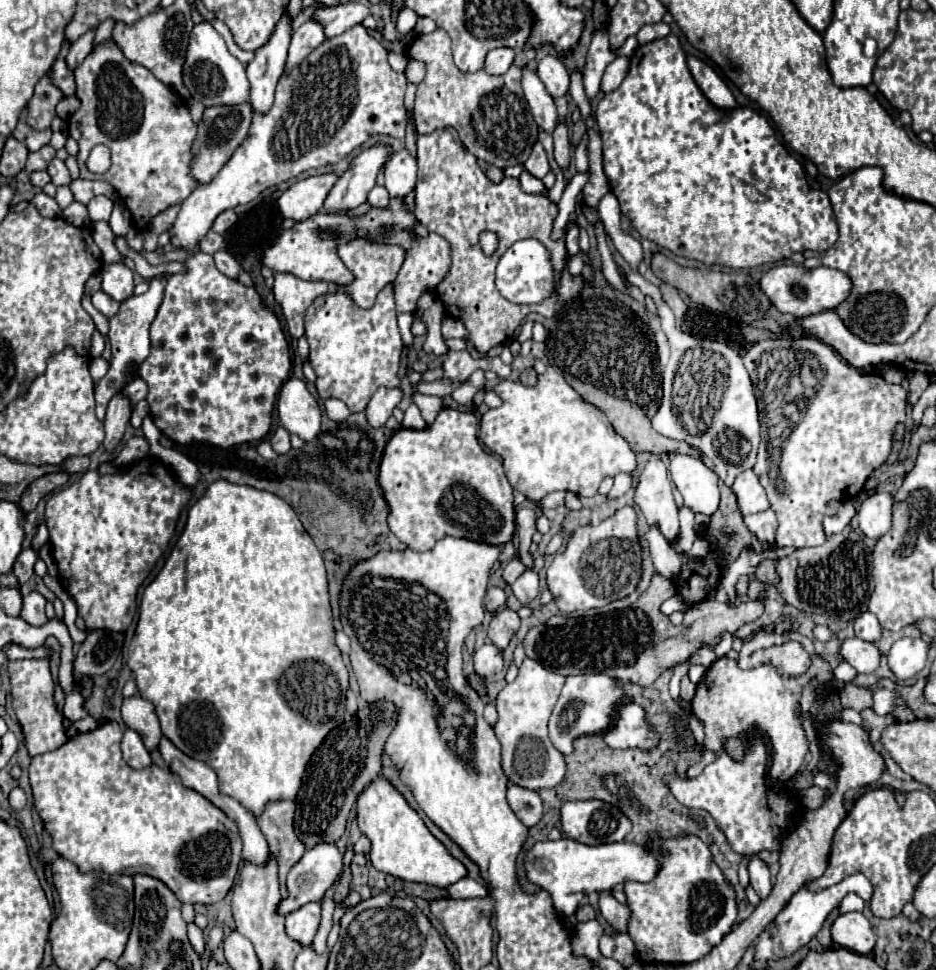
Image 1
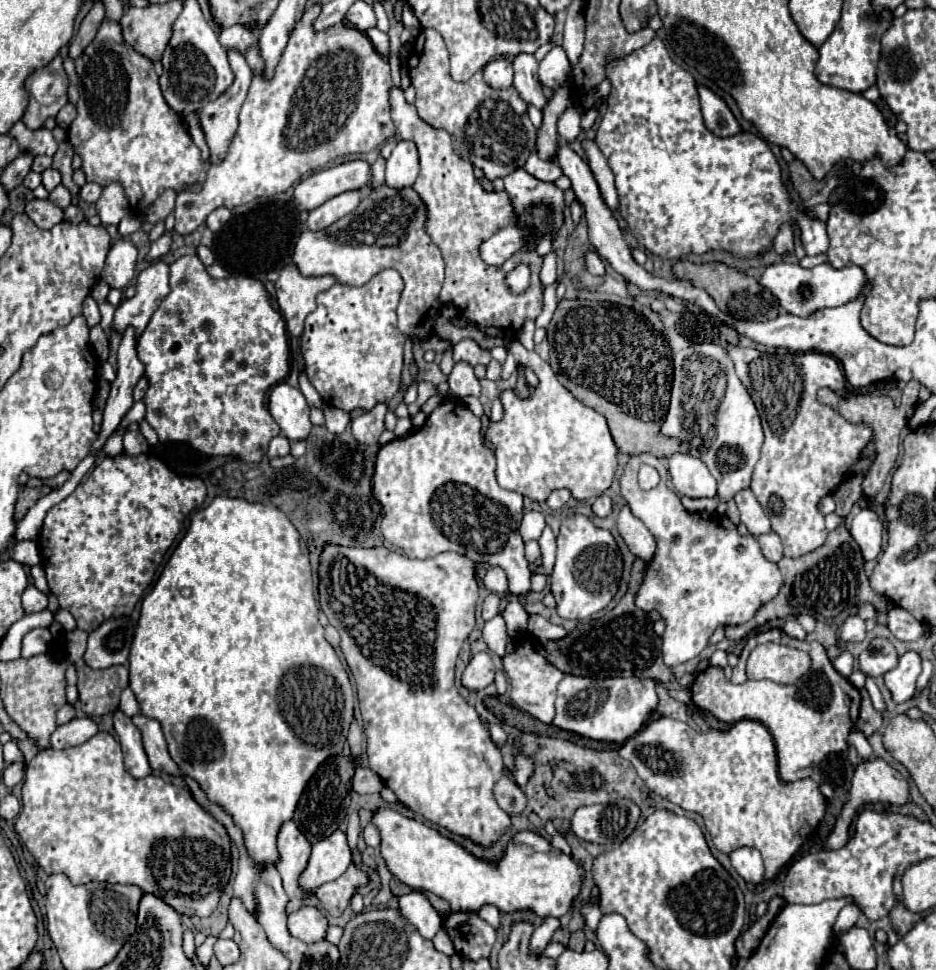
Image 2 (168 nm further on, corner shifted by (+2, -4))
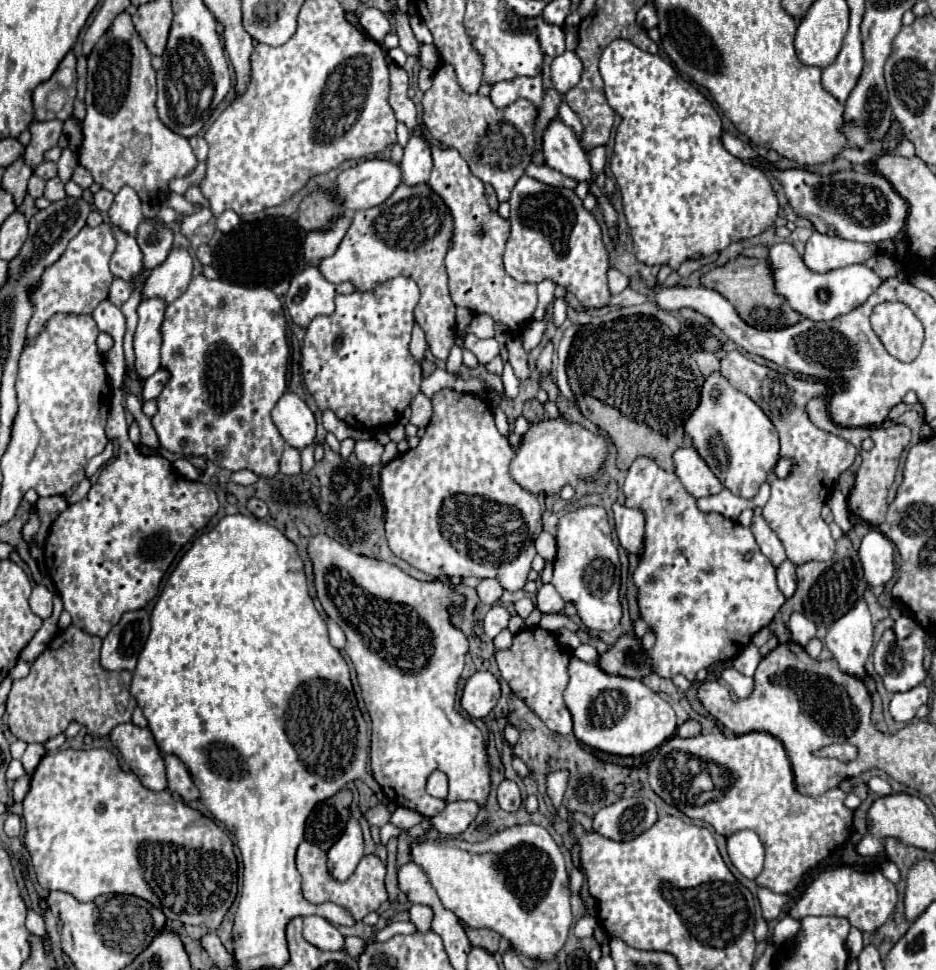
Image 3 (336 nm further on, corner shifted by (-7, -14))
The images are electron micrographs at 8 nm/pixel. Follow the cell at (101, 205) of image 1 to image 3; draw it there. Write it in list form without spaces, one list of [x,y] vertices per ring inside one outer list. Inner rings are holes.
[[[124,186],[116,194],[114,204],[108,210],[108,214],[110,214],[112,224],[116,224],[120,230],[124,230],[124,232],[134,236],[140,220],[144,220],[142,210],[140,210],[140,198],[138,198],[136,190],[130,188],[130,186]]]

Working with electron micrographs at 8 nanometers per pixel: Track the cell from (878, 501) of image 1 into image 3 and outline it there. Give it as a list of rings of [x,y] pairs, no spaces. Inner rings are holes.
[[[870,530],[860,546],[860,562],[870,588],[884,586],[894,574],[894,544],[878,530]]]

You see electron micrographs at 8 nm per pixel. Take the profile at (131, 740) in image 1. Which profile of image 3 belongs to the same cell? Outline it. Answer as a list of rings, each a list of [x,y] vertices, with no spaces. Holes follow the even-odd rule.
[[[132,722],[120,724],[110,732],[112,744],[120,750],[126,766],[140,778],[140,782],[150,790],[166,788],[166,768],[164,758],[154,742],[150,728],[140,728]]]

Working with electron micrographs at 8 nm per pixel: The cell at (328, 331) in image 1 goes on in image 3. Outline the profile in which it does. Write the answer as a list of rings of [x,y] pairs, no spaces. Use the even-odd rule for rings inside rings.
[[[396,276],[392,280],[386,280],[384,284],[376,286],[374,290],[370,292],[352,292],[348,296],[340,294],[336,296],[336,310],[334,314],[330,316],[316,316],[310,326],[306,328],[306,336],[304,336],[304,342],[302,342],[302,376],[304,376],[304,386],[306,390],[312,394],[312,398],[316,400],[318,408],[320,410],[332,410],[340,420],[344,420],[348,426],[352,428],[380,428],[380,426],[392,426],[396,424],[400,418],[402,418],[402,412],[410,406],[412,398],[418,394],[420,390],[420,382],[422,382],[422,372],[420,372],[420,364],[412,358],[410,350],[408,350],[408,344],[410,344],[410,332],[412,332],[412,326],[414,326],[414,308],[418,304],[418,298],[420,298],[420,292],[418,292],[418,286],[412,278],[406,278],[406,276]]]

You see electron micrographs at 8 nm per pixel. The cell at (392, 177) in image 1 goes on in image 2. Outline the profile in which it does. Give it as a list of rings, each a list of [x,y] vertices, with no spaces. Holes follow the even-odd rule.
[[[399,140],[395,150],[391,152],[391,158],[387,160],[385,168],[385,184],[395,190],[403,190],[415,184],[419,174],[419,160],[417,160],[417,148],[413,142]]]

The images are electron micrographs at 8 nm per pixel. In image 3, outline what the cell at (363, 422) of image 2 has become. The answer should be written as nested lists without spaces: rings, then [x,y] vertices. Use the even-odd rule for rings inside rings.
[[[376,440],[356,442],[356,448],[354,448],[356,458],[358,458],[364,466],[376,466],[376,464],[380,464],[382,452],[384,452],[384,446],[380,446]]]

